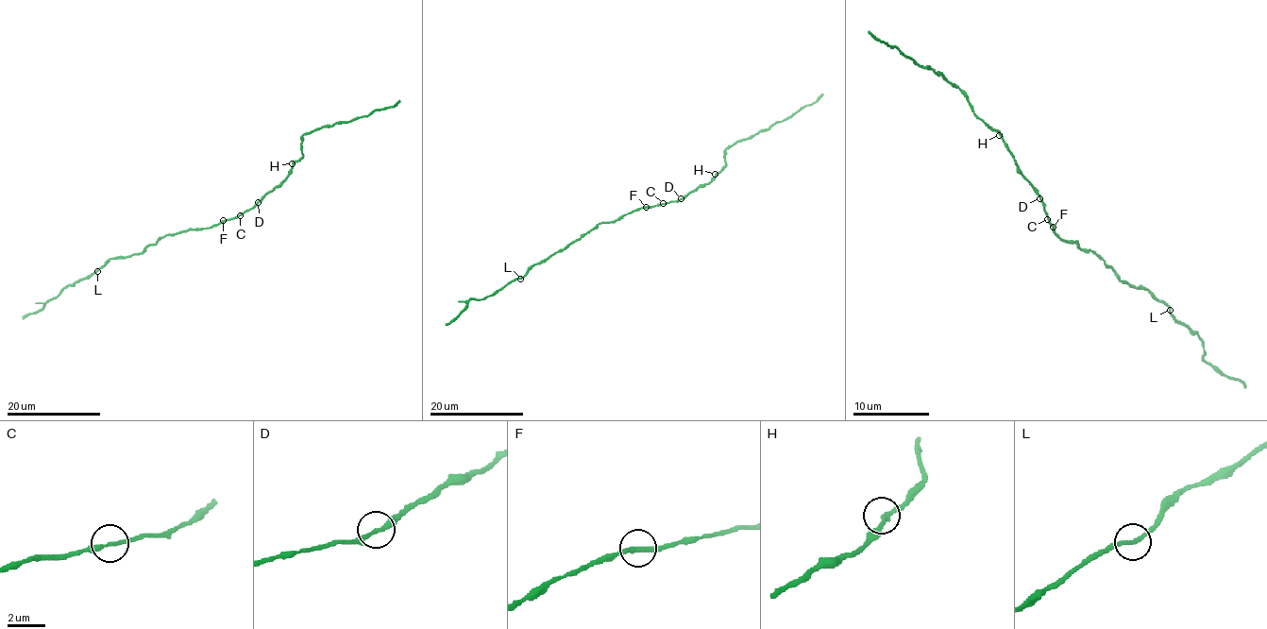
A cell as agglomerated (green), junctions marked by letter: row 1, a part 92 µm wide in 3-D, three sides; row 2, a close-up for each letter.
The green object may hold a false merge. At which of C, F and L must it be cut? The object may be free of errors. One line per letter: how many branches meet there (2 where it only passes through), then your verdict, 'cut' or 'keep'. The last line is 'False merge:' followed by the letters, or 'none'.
C: 2 | keep
F: 2 | keep
L: 2 | keep
False merge: none

